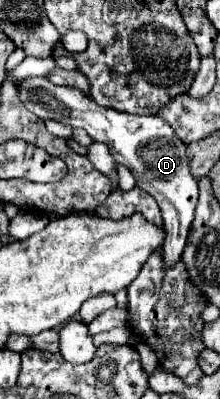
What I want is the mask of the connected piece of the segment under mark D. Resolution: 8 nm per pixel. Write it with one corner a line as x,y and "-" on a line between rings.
47,77
23,79
17,83
17,89
19,89
21,103
31,113
39,115
39,119
43,121
53,119
63,125
81,127
89,133
93,141
99,141
109,147
115,161
119,165
125,165
133,173
137,187
155,197
163,213
163,223
167,233
163,243
163,259
167,265
173,265
175,261
179,261
189,229
191,229
199,191
197,191
197,181
191,177
191,171
189,171
187,145
183,145
183,141
175,137
175,131
171,129
171,125
167,125
167,121
153,115
139,117
131,113
121,113
111,107
99,107
81,89
55,85

